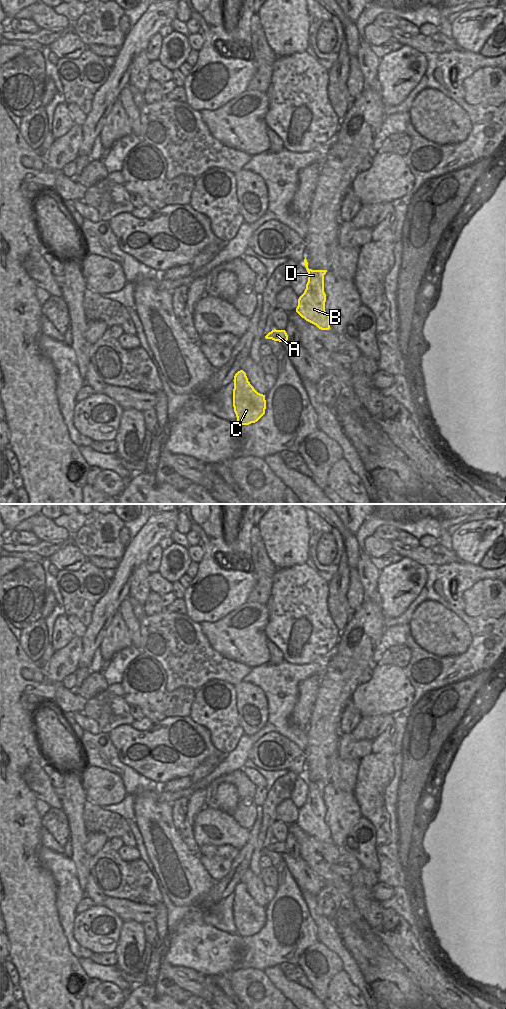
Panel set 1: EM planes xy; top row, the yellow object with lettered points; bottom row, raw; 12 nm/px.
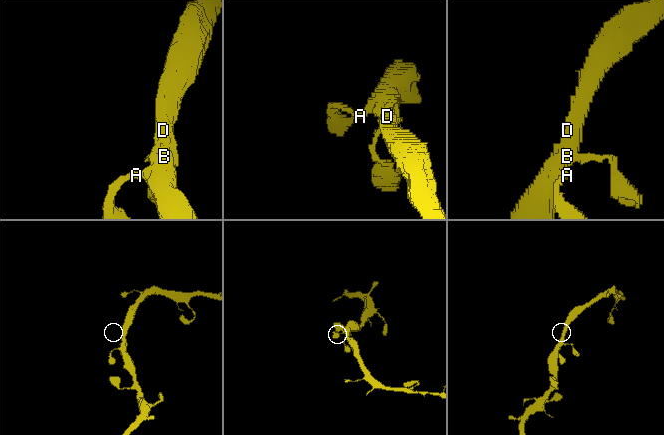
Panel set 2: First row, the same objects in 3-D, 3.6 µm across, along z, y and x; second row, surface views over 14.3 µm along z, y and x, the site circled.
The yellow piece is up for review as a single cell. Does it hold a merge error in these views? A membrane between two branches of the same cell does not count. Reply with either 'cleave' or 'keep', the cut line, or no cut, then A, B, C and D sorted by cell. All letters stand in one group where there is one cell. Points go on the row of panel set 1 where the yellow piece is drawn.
keep | no cut | A B C D

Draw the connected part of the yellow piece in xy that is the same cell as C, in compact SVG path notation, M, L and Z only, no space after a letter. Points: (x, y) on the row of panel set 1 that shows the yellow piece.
M243 370L235 374L233 381L233 407L237 422L241 425L257 422L265 414L265 395L254 389Z

